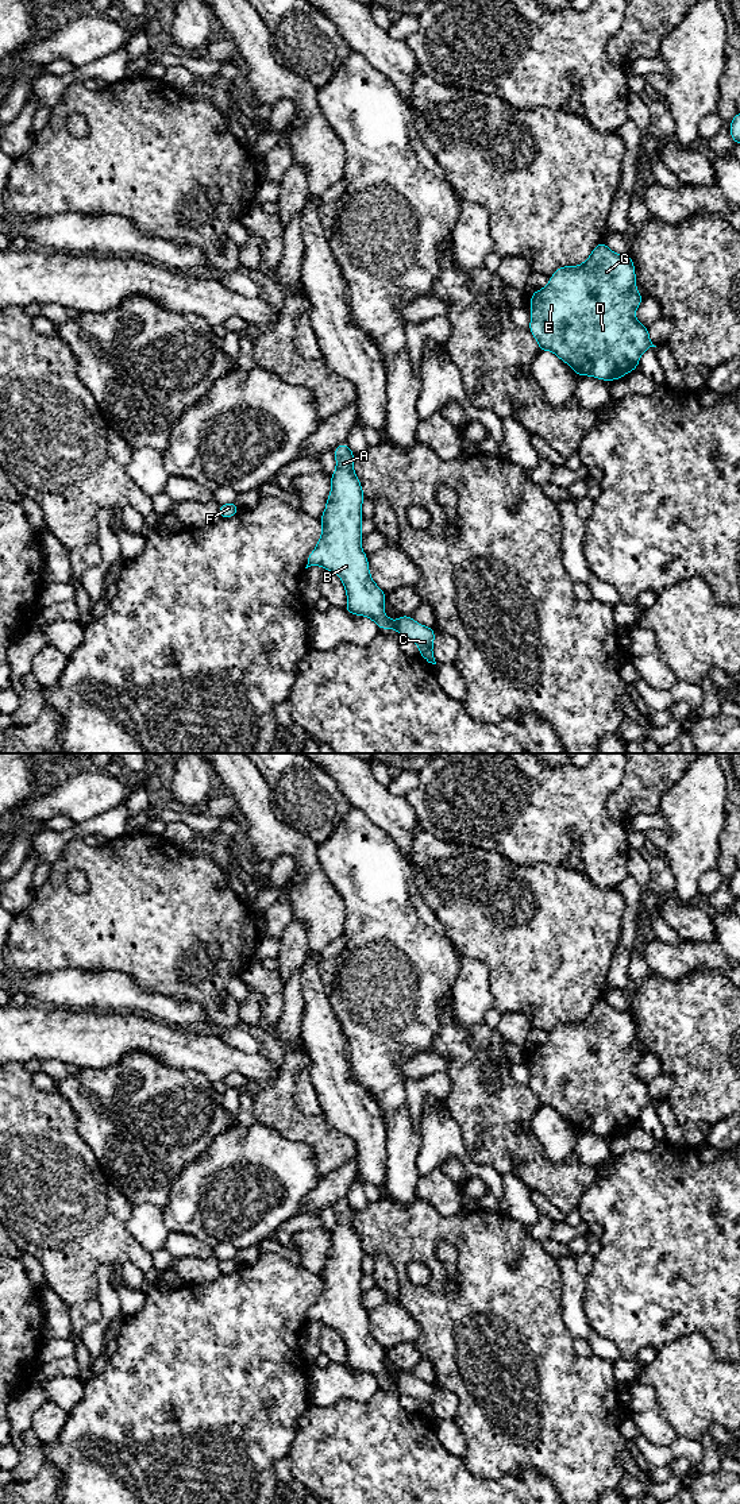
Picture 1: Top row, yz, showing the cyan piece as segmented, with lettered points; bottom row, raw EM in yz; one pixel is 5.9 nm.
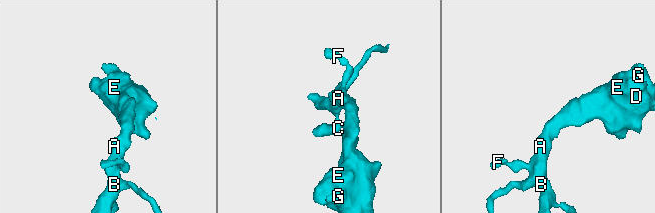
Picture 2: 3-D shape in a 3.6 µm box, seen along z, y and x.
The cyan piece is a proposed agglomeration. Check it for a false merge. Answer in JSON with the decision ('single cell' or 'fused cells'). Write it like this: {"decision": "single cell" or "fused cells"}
{"decision": "fused cells"}

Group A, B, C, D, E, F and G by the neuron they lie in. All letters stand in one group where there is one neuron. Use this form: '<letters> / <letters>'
A B D E F G / C

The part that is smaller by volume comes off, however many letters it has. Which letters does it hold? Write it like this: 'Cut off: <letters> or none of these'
Cut off: A, B, D, E, F, G

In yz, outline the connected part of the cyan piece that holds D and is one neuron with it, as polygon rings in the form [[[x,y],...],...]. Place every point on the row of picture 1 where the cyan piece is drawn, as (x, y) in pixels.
[[[604,242],[593,248],[582,265],[560,266],[550,275],[550,284],[532,292],[531,297],[532,317],[528,329],[536,339],[540,352],[552,351],[560,360],[571,366],[578,377],[591,375],[602,381],[616,381],[637,369],[641,354],[656,346],[650,339],[648,327],[635,317],[635,311],[643,300],[635,281],[632,257],[613,252]]]

